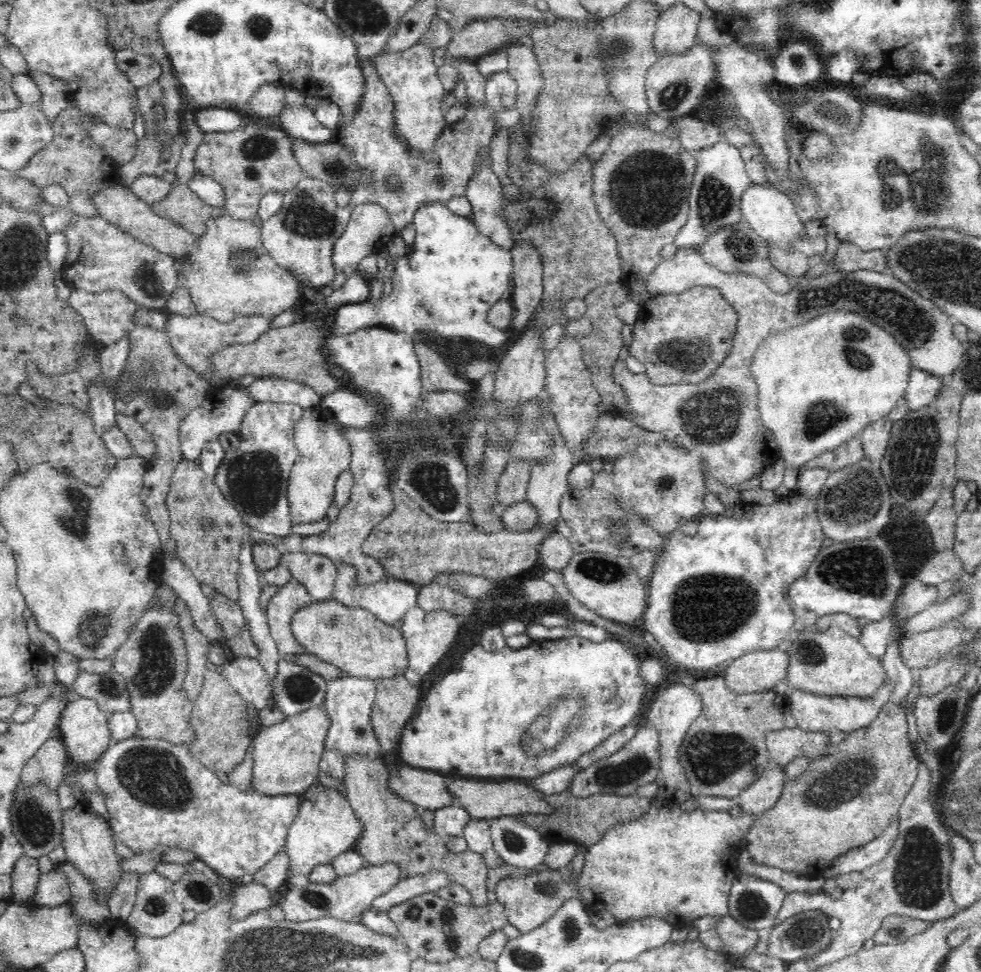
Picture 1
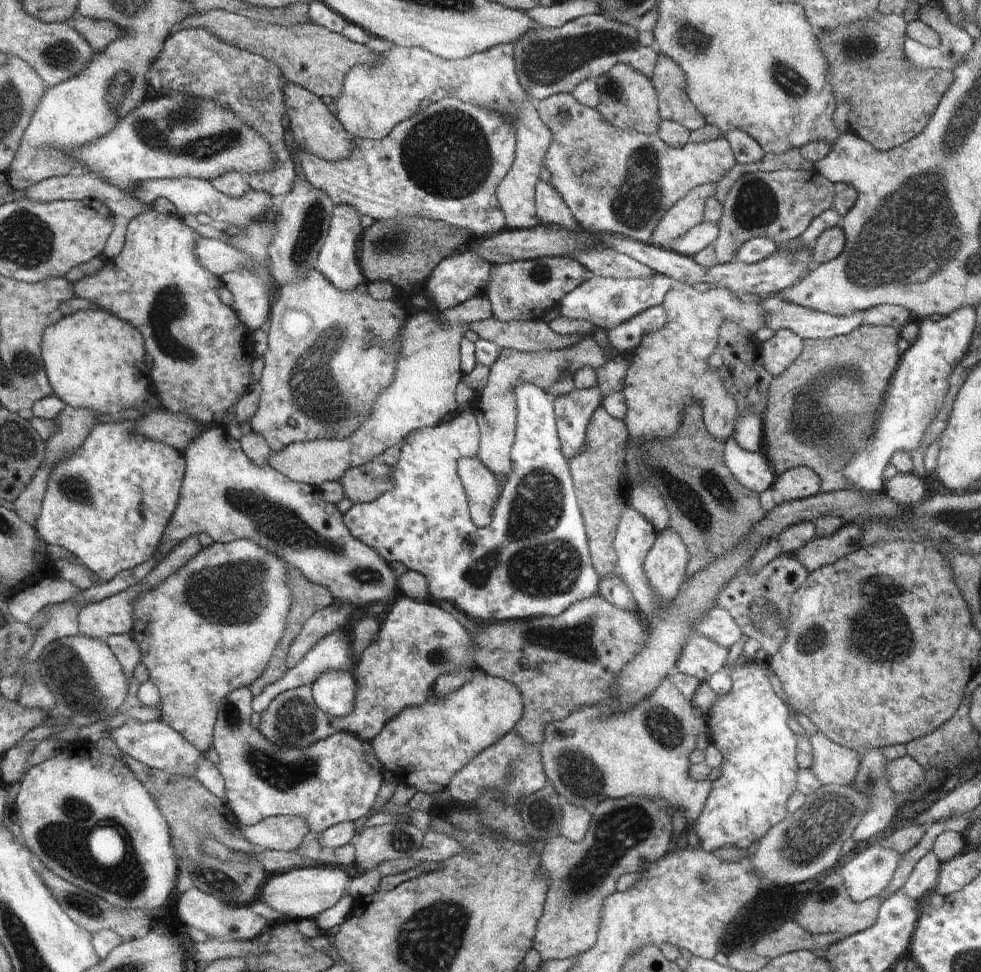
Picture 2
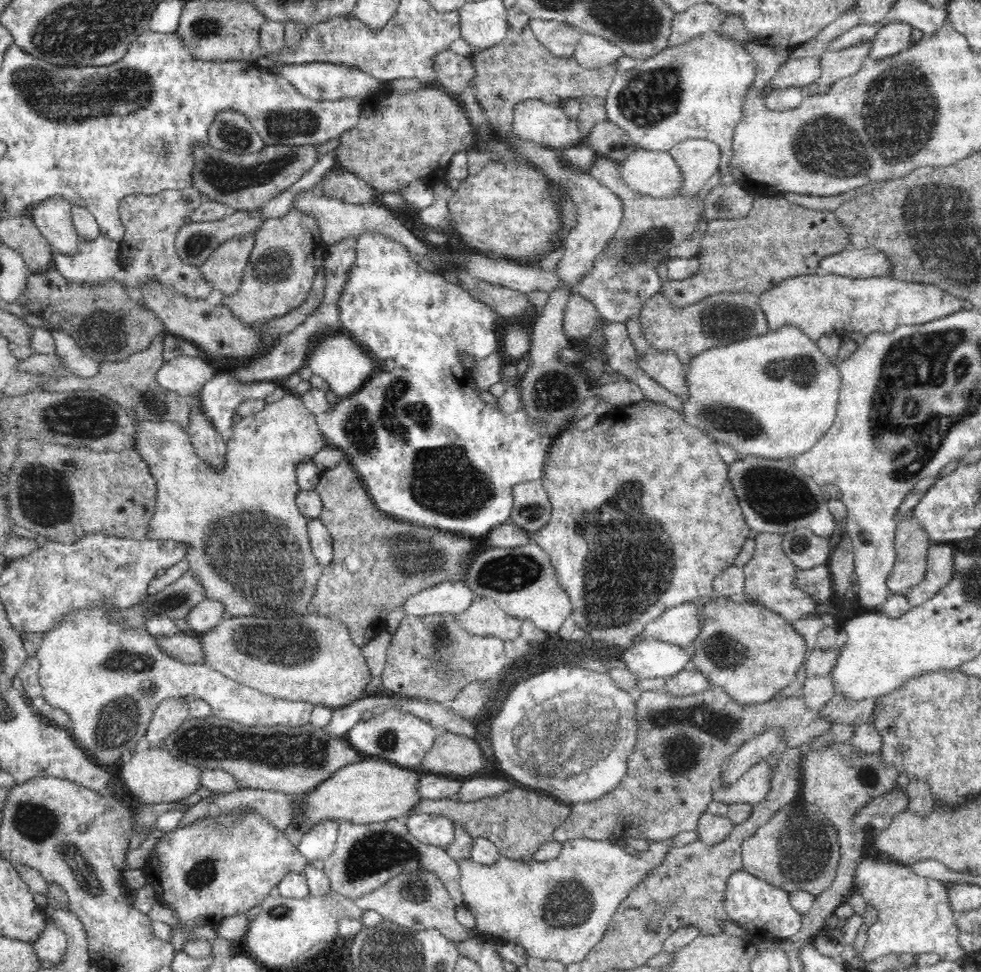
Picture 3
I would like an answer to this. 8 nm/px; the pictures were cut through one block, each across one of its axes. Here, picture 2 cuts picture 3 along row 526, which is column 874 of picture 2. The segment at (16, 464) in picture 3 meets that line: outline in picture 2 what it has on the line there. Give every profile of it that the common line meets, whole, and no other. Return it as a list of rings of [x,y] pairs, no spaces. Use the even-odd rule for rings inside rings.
[[[882,15],[876,22],[858,21],[833,31],[815,32],[819,51],[827,60],[827,79],[832,85],[833,97],[838,106],[850,102],[849,130],[879,151],[889,151],[918,136],[955,79],[952,71],[919,69],[905,57],[903,44],[907,36],[907,22],[902,15]]]

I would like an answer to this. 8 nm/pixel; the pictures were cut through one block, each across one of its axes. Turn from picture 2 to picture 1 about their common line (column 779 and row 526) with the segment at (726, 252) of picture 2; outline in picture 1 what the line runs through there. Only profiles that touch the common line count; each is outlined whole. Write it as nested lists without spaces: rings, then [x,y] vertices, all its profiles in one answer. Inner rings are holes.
[[[183,458],[172,474],[171,487],[166,494],[170,517],[170,534],[176,541],[175,551],[193,575],[204,584],[213,586],[218,593],[238,602],[239,554],[245,539],[245,522],[238,511],[226,500],[197,461]]]

